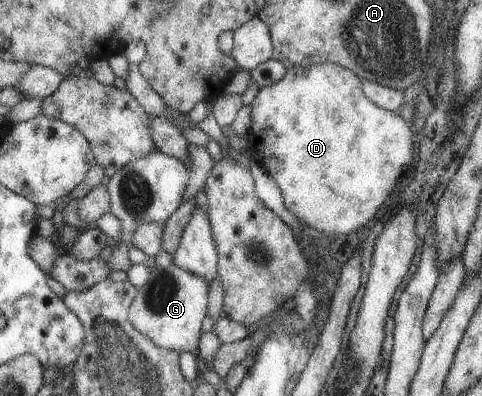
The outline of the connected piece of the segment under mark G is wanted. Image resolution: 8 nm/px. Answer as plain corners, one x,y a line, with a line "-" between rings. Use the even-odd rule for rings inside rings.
174,264
165,270
155,266
150,270
148,282
138,289
138,295
130,307
130,322
143,336
157,348
189,352
199,352
202,336
202,321
207,316
209,284
205,279
185,272

